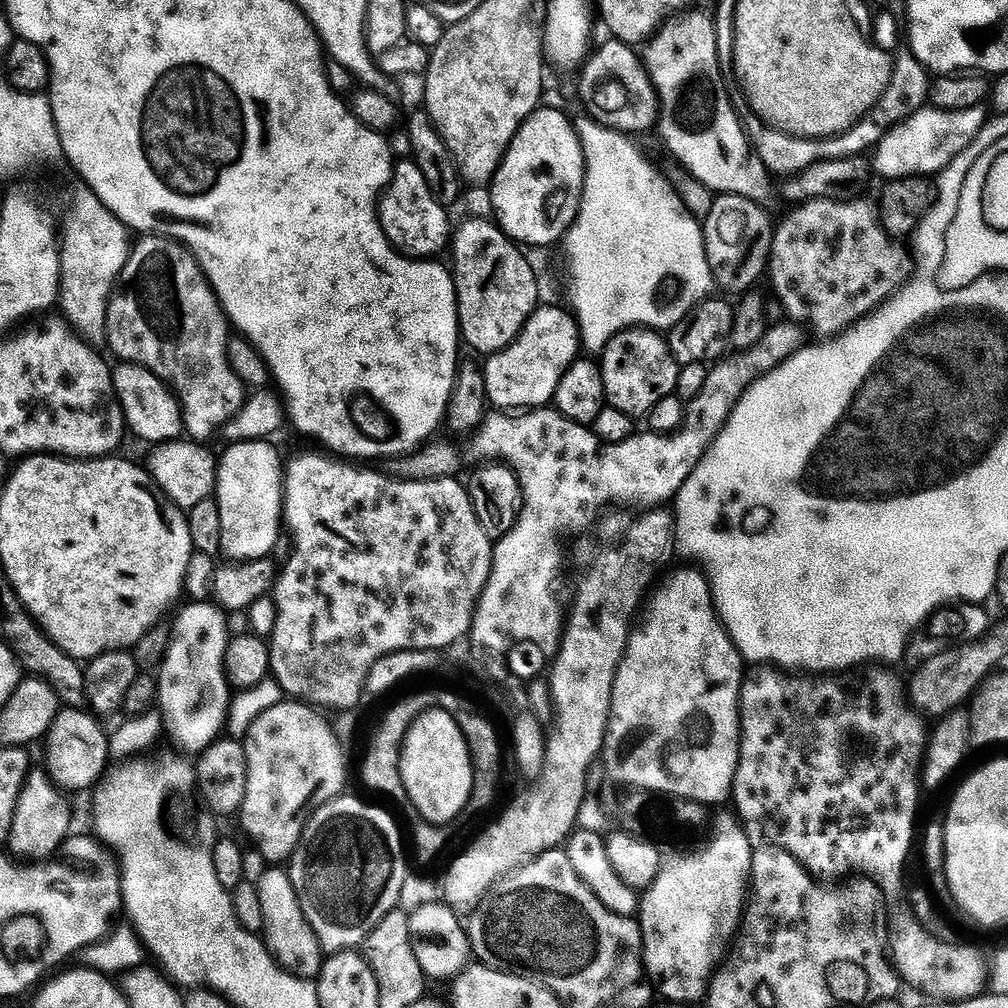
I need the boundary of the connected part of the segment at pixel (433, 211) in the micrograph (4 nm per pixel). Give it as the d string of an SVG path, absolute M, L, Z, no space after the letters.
M407 159L395 165L392 183L378 205L380 224L396 251L403 252L409 258L436 258L443 248L445 251L449 247L454 232L453 225L448 225L450 212L434 198L415 159Z

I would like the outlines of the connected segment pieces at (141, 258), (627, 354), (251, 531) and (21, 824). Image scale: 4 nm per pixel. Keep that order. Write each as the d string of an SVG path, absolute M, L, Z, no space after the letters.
M159 234L145 235L137 244L135 241L108 305L106 344L112 347L117 361L142 364L172 389L184 413L184 432L196 442L208 442L216 431L219 433L231 423L245 405L246 385L236 375L228 357L228 328L230 321L216 299L201 261L185 245Z
M644 326L629 328L611 340L599 357L607 407L617 408L634 418L647 417L651 409L676 392L681 365L674 358L667 339Z
M265 439L231 443L217 463L215 497L222 516L221 557L229 563L248 563L269 557L282 532L284 460Z
M29 771L28 779L24 781L24 789L20 791L14 810L12 832L8 835L6 844L13 857L25 856L28 860L44 862L51 852L52 855L59 853L64 841L69 839L73 831L72 808L68 805L69 797L52 783L45 771L39 771Z

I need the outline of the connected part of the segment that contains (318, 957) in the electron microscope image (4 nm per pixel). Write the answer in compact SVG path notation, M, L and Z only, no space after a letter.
M272 866L259 877L260 912L264 915L262 939L277 964L286 972L291 972L299 980L315 981L320 975L326 953L320 946L320 939L310 926L308 913L302 903L302 896L296 893L292 880L283 872L283 867Z

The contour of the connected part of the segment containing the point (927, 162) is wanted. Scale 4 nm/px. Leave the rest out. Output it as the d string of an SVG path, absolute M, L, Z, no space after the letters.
M985 105L954 111L942 111L941 108L931 106L920 109L907 120L891 127L877 144L873 153L875 156L872 157L875 171L886 180L932 176L944 171L954 158L973 144L974 138L985 127L990 118L986 109Z

